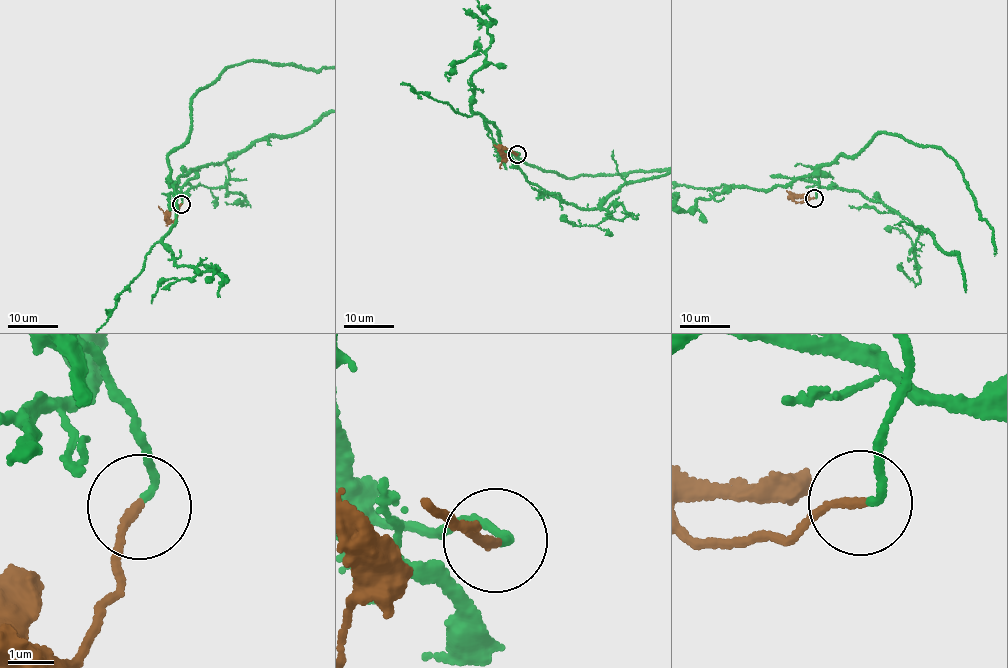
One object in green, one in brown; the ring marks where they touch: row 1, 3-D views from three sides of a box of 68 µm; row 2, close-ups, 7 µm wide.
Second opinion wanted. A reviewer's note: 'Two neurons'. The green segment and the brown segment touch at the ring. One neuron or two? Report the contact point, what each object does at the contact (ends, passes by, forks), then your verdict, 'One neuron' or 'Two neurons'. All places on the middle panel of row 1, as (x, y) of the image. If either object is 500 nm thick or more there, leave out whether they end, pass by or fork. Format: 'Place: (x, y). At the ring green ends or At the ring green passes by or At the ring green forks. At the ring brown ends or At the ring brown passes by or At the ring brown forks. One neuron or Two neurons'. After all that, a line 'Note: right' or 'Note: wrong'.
Place: (517, 154). At the ring green ends. At the ring brown ends. One neuron
Note: wrong

